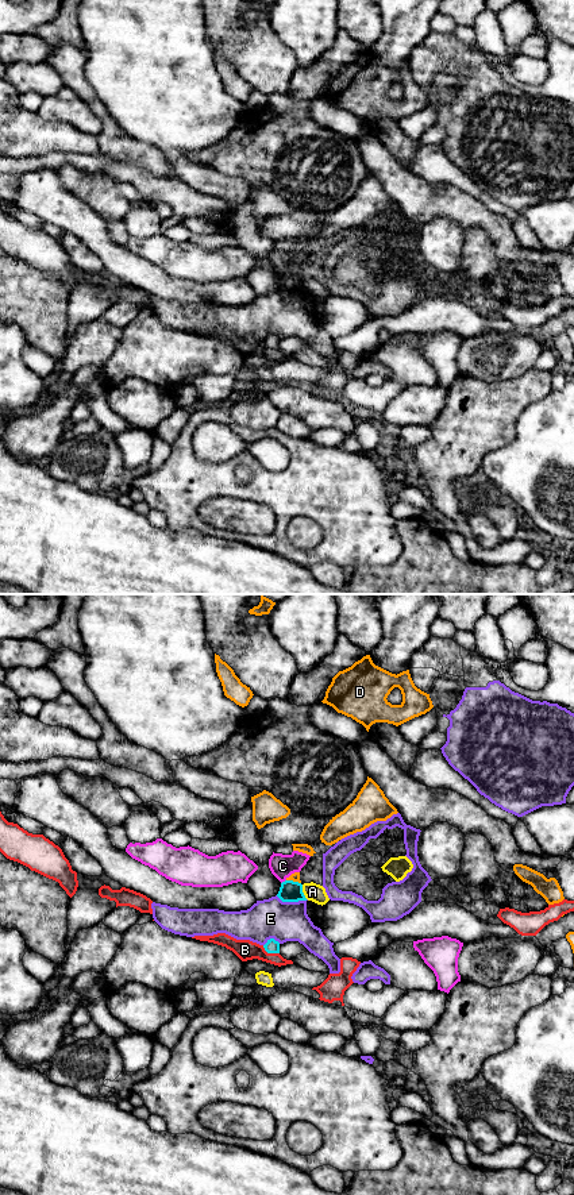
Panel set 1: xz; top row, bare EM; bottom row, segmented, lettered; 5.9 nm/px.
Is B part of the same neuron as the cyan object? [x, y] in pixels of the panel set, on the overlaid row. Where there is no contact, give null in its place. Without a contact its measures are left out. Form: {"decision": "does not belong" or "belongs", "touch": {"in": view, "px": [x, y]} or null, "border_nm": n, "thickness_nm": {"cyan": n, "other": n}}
{"decision": "does not belong", "touch": {"in": "xz", "px": [270, 952]}, "border_nm": 120, "thickness_nm": {"cyan": 80, "other": 120}}

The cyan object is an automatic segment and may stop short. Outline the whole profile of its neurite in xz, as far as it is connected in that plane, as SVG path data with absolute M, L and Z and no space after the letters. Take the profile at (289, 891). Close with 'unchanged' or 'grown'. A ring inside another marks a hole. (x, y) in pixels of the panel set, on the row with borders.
M293 880L282 882L277 897L282 902L307 901L305 895L303 893L303 884L298 882L293 882Z | unchanged

